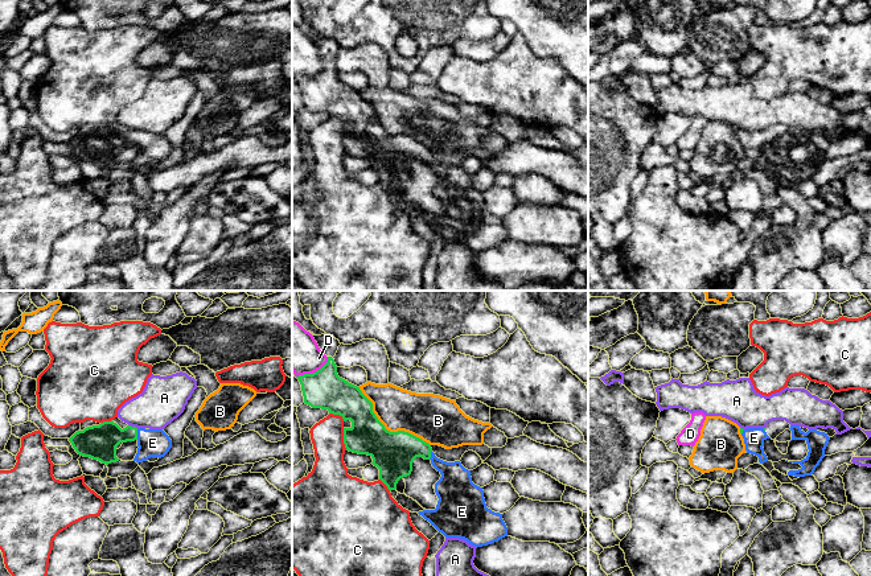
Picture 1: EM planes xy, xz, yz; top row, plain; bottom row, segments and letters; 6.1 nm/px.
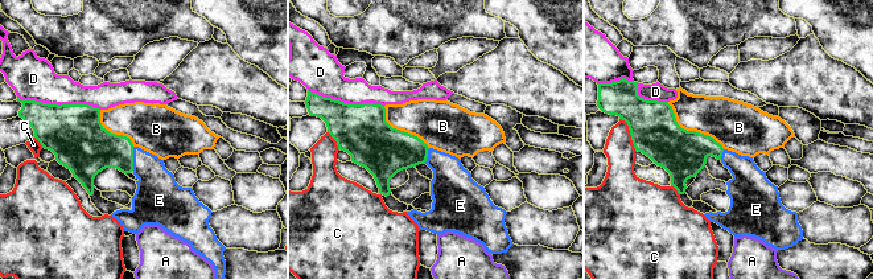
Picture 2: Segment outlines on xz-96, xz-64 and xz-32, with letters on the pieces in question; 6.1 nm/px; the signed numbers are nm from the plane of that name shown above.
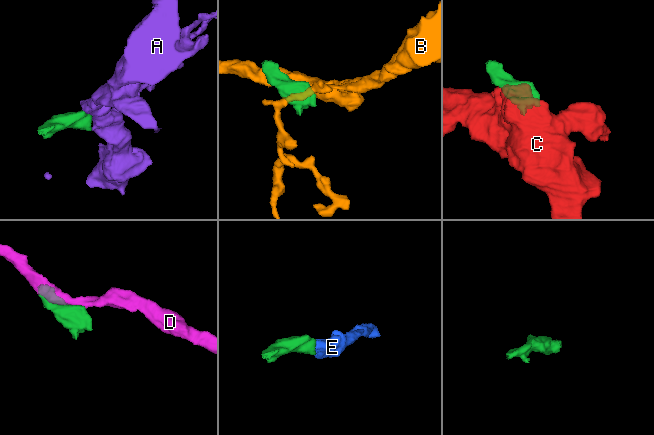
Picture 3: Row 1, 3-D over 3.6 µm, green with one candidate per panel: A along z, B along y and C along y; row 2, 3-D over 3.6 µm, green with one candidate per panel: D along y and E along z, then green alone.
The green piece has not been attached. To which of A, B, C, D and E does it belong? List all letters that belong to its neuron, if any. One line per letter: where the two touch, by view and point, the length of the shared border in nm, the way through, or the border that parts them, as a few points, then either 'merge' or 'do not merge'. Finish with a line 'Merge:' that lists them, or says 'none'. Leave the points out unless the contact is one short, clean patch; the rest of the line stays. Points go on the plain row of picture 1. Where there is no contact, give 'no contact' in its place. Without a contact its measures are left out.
A: meets green in xy at (134, 131); contact 70 nm long; border along xy (128, 128), (138, 132); do not merge
B: meets green in xz at (386, 134); contact 550 nm long; do not merge
C: meets green in xz at (344, 143); contact 140 nm long; do not merge
D: meets green in xz at (313, 77); contact 240 nm long; do not merge
E: meets green in xy at (136, 139); contact 60 nm long; runs through xy (99, 147), (109, 139), (136, 139), (152, 147); merge
Merge: E

